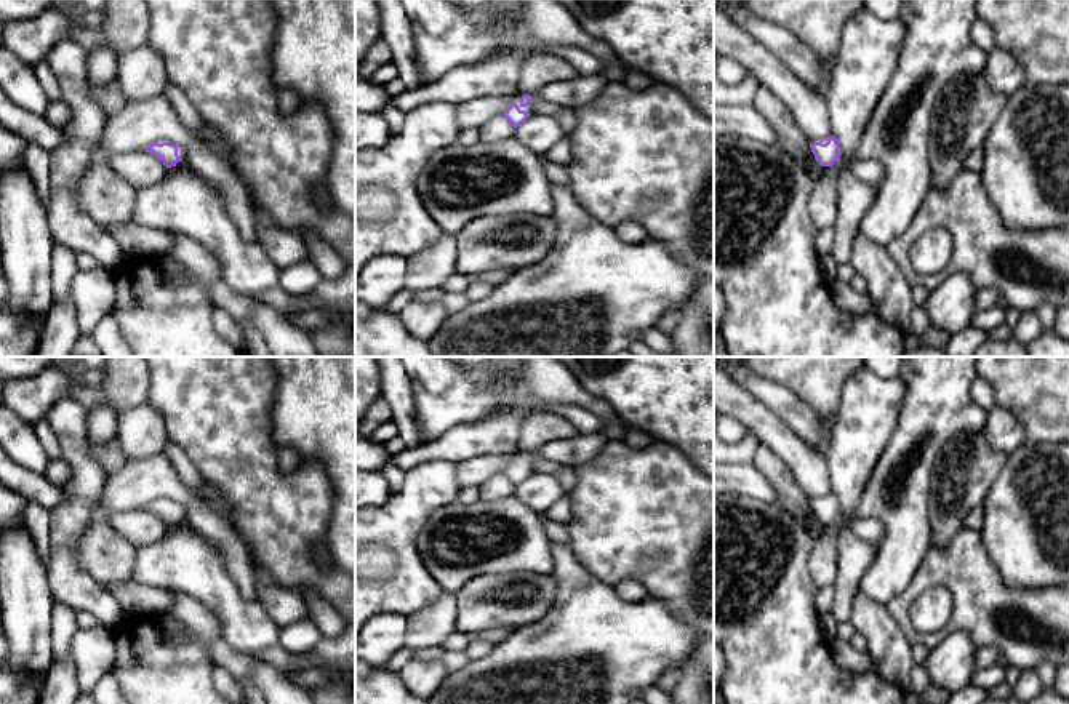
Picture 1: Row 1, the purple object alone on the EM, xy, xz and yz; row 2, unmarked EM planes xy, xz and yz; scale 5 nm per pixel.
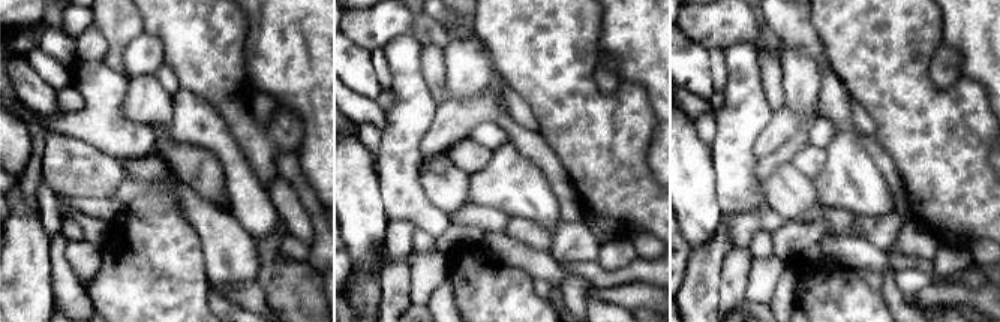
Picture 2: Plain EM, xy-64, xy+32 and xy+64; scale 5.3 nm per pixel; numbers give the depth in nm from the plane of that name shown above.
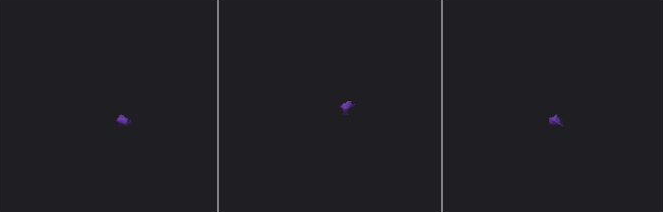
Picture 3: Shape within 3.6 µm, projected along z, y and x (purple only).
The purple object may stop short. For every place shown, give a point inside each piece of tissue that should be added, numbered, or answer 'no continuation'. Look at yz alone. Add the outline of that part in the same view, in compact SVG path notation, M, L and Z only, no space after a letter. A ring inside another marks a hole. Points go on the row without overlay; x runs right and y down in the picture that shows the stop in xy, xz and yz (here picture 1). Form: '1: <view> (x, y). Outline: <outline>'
no continuation

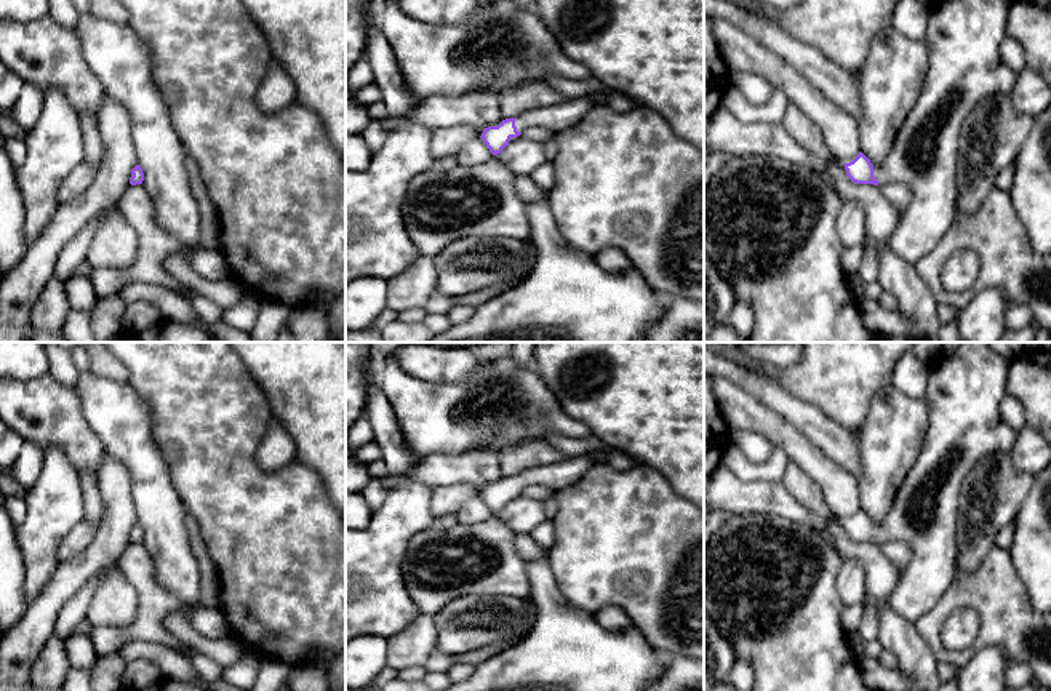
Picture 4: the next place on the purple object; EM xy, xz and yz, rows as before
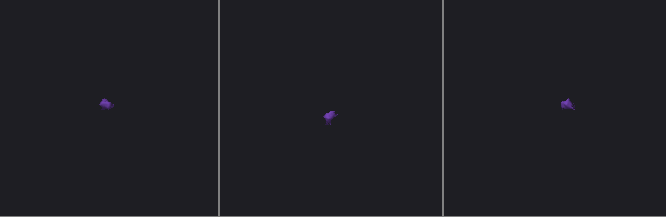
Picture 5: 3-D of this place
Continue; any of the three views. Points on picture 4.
1: xz (559, 475). Outline: M593 454L566 457L565 461L528 469L515 475L517 489L522 491L531 483L547 486L550 489L563 489L582 478L598 459Z
2: yz (965, 389). Outline: M960 342L950 355L941 353L928 365L929 376L923 395L929 408L928 432L885 521L873 526L878 545L901 541L910 549L910 558L888 603L912 624L937 605L955 579L957 518L963 480L982 457L1009 453L1017 437L1000 414L1001 400L1008 395L1009 358L993 352L989 342Z

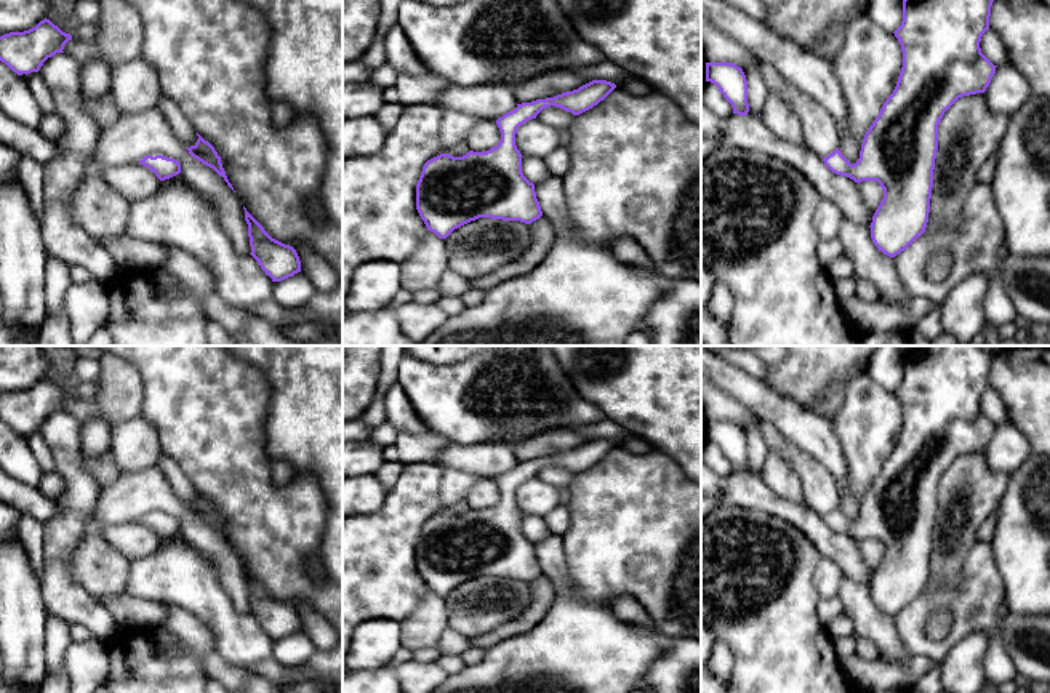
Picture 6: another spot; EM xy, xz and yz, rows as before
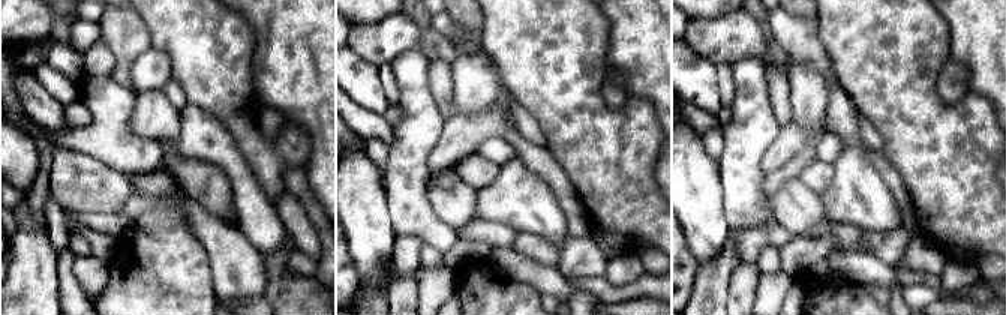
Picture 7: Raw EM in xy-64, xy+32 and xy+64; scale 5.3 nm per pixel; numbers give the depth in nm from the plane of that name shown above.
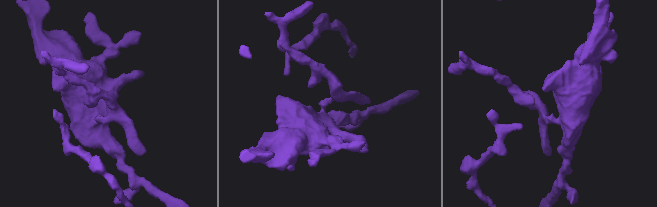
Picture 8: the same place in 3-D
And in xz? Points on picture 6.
no continuation

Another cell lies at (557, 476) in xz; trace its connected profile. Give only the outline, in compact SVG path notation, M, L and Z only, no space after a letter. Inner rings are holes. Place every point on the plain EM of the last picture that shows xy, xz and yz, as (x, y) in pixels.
M551 464L551 466L543 467L536 474L536 477L560 488L560 487L568 487L575 474L560 466Z

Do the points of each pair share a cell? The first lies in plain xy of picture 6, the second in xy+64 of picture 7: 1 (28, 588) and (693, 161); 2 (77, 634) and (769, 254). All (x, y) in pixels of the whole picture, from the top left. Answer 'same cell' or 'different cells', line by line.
1: same cell
2: same cell

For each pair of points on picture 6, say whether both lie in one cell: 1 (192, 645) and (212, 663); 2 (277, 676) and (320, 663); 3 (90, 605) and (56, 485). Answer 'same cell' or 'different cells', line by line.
1: different cells
2: same cell
3: different cells

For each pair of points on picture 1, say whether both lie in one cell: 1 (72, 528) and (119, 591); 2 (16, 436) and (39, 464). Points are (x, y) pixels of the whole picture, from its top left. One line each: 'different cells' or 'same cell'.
1: different cells
2: same cell

